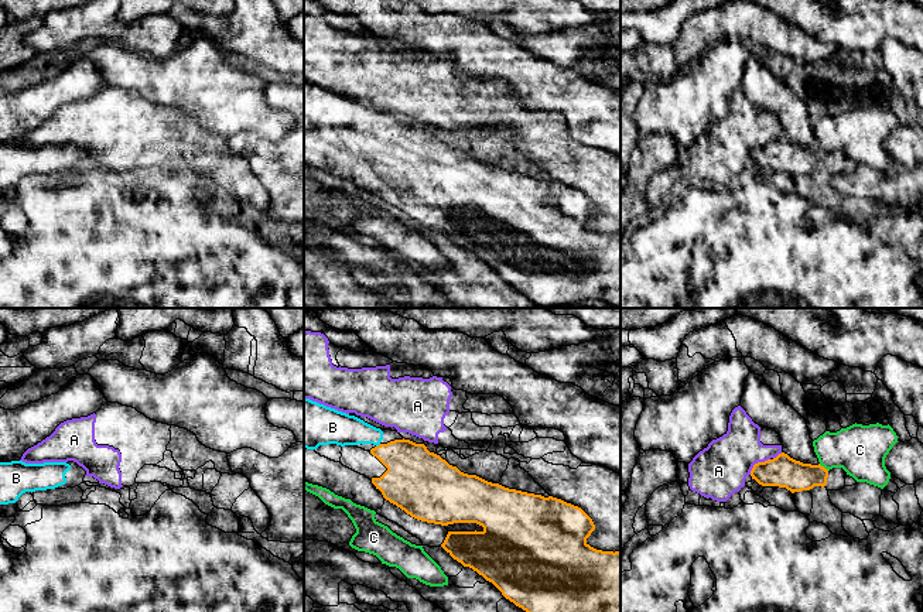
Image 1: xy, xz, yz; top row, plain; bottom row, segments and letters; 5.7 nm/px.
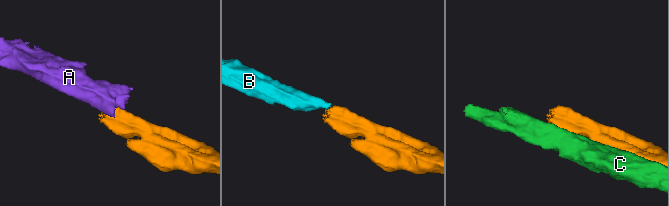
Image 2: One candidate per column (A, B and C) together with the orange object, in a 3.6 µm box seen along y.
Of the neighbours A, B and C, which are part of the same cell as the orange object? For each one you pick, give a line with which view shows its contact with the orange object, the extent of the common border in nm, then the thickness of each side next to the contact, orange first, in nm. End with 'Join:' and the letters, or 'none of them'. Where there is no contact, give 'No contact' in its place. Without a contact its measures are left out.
B: Touches orange in xz. Shared border 40 nm. Thickness 300 nm (orange) against 190 nm
Join: B

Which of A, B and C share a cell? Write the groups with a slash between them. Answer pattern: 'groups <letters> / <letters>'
groups A / B / C

